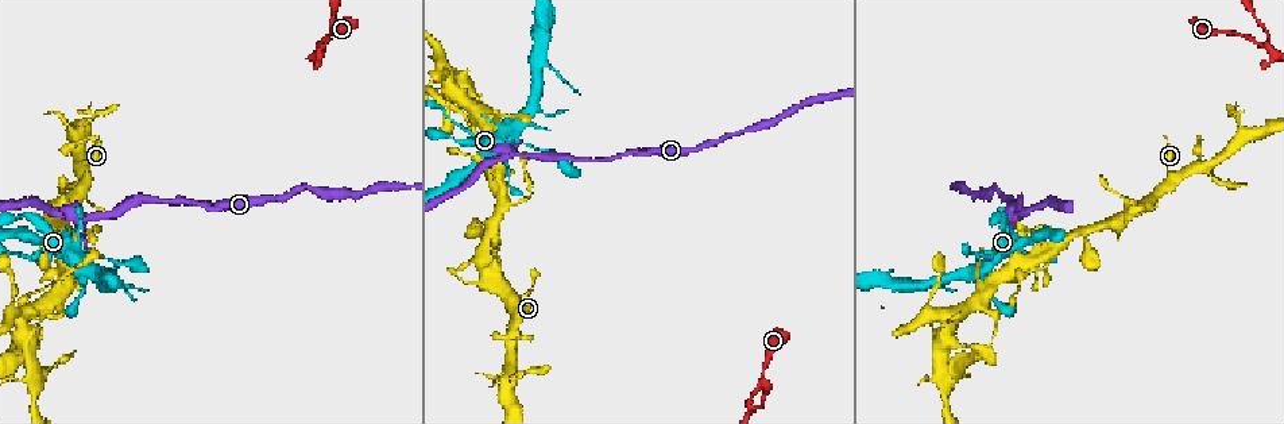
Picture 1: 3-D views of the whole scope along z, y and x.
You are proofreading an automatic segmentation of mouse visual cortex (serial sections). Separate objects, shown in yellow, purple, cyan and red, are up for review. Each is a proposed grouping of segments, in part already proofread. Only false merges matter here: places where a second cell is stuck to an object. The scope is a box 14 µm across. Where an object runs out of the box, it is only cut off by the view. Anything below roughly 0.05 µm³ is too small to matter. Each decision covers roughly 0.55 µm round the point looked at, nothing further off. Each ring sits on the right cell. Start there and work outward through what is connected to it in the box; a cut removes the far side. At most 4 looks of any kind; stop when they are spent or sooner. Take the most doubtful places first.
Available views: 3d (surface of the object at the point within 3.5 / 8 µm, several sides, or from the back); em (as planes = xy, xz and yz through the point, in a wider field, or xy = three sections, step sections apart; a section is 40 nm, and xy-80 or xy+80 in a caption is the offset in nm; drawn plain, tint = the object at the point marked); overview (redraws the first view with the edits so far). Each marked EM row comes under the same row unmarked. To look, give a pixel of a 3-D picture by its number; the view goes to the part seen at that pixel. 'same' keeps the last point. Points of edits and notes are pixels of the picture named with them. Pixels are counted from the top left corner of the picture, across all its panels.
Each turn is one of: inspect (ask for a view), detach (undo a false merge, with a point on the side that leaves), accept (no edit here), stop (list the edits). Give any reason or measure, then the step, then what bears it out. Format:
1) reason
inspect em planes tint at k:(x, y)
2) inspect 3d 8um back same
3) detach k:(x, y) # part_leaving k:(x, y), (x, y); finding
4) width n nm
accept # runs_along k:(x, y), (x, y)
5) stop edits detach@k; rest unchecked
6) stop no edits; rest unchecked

three arms meet
inspect 3d 3.5um back at 1:(318, 46)

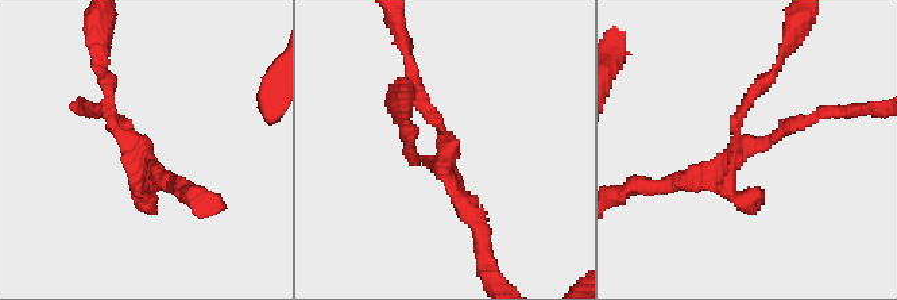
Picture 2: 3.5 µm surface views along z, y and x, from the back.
inspect em xy step 2 tint at 2:(747, 148)

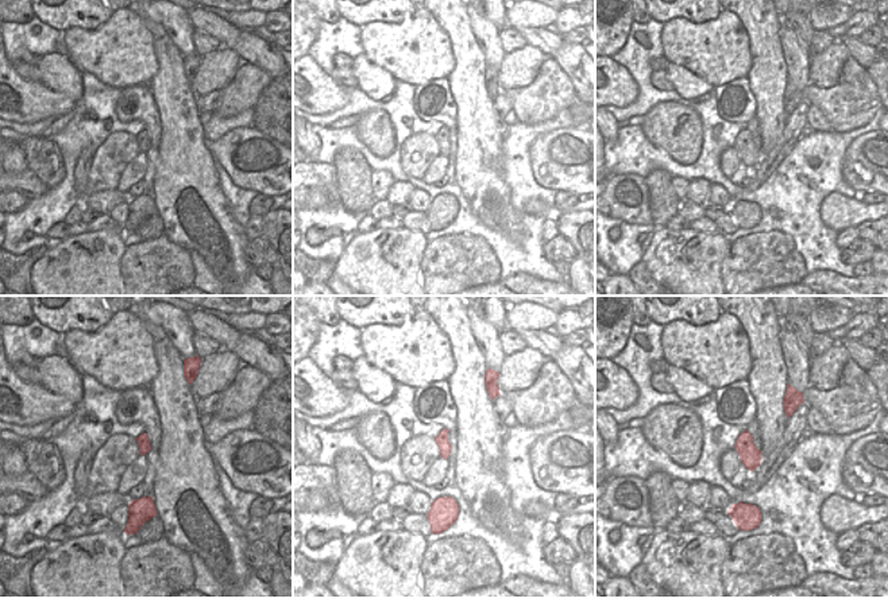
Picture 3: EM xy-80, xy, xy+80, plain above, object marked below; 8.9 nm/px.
width 120 nm
accept # runs_along 2:(814, 116), (734, 146), (758, 84); one cell here

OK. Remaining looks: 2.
sudden change in width
inspect em planes tint at 1:(41, 328)

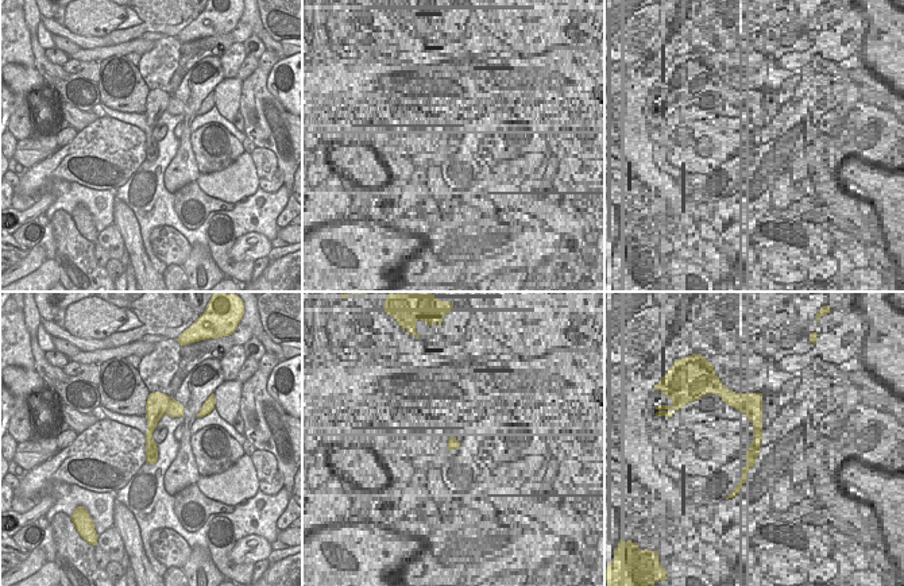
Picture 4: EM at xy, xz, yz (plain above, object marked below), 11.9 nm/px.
inspect 3d 3.5um same

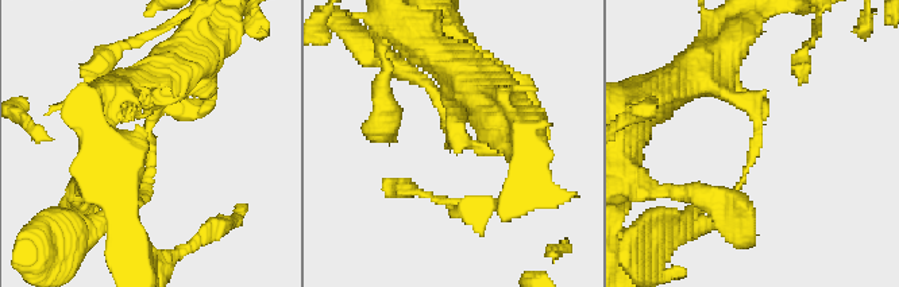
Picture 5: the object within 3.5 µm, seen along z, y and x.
detach 5:(755, 151) # a second cell is stuck on

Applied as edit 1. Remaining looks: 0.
stop edits detach@5; rest unchecked

